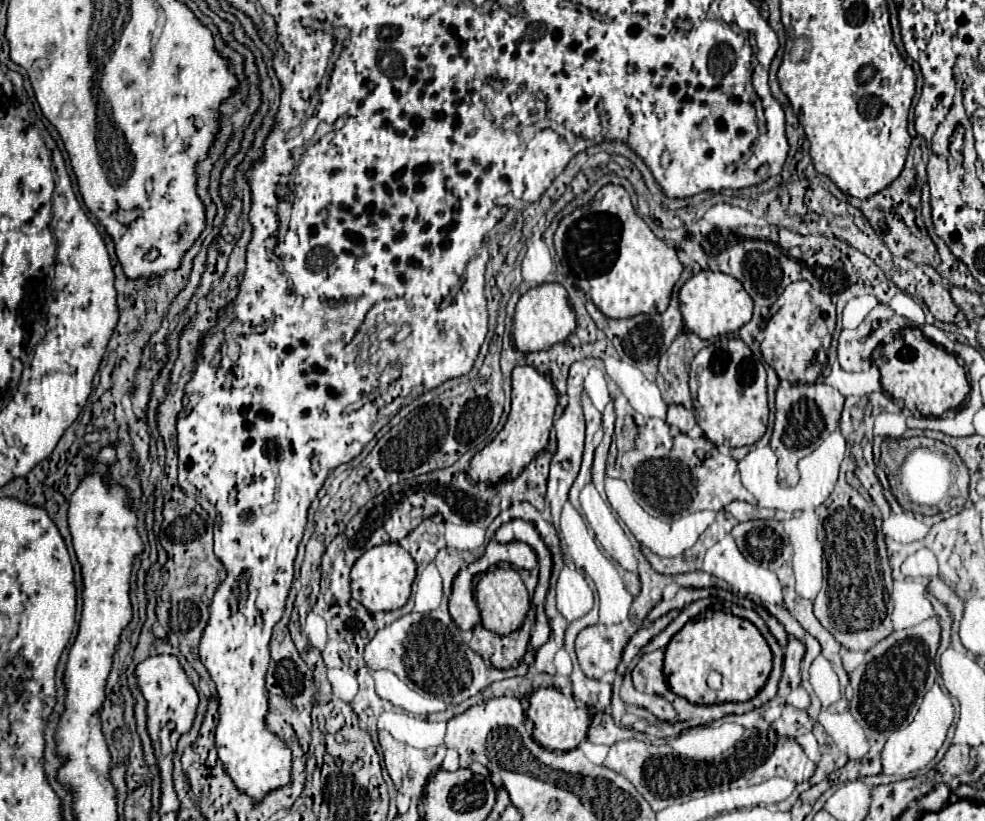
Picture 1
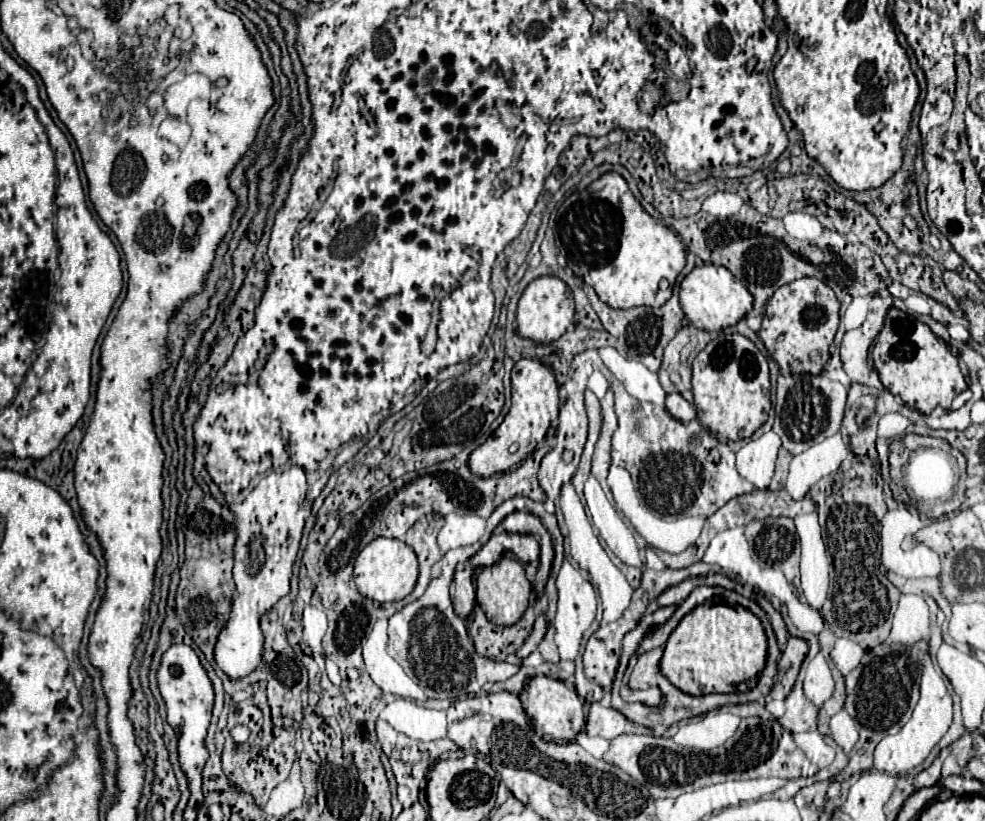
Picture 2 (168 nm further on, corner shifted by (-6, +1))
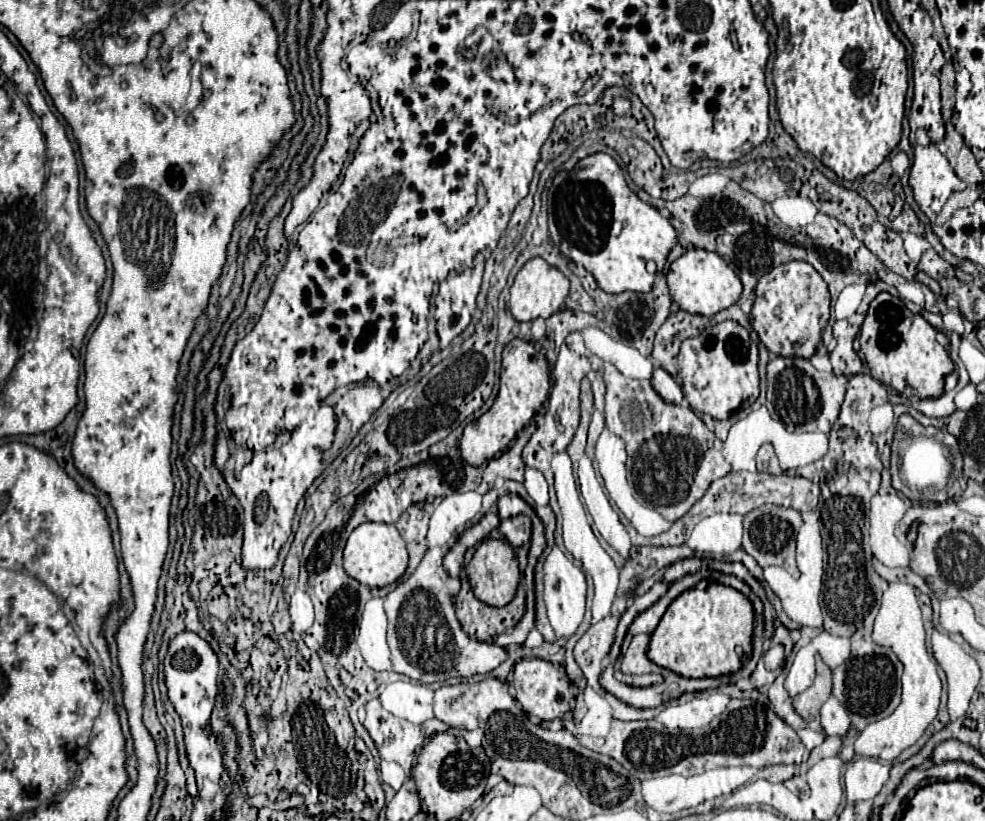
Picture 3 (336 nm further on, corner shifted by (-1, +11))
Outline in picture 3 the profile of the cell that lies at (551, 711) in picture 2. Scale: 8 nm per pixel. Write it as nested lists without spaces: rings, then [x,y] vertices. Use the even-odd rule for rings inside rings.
[[[529,658],[529,660],[519,660],[513,666],[513,688],[515,688],[515,698],[523,706],[527,714],[533,714],[541,720],[555,720],[561,718],[567,710],[573,708],[573,690],[571,682],[565,672],[561,672],[555,664],[541,660],[541,658]]]

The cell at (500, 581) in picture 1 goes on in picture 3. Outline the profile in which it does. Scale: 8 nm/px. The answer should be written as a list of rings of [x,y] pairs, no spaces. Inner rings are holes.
[[[487,538],[487,540],[479,542],[471,562],[465,568],[465,574],[467,574],[469,582],[471,582],[471,588],[473,588],[475,596],[481,602],[489,604],[489,606],[505,606],[505,604],[509,604],[511,598],[515,596],[519,576],[521,576],[519,562],[517,562],[513,546],[507,540],[501,540],[501,538]]]

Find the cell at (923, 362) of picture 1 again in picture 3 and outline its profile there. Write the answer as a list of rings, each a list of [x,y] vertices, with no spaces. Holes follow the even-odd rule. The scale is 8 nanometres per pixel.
[[[881,292],[869,304],[859,338],[863,358],[869,364],[873,378],[895,388],[909,400],[937,398],[943,394],[945,378],[953,372],[953,360],[935,340],[935,328],[921,314],[913,314],[897,296]]]

